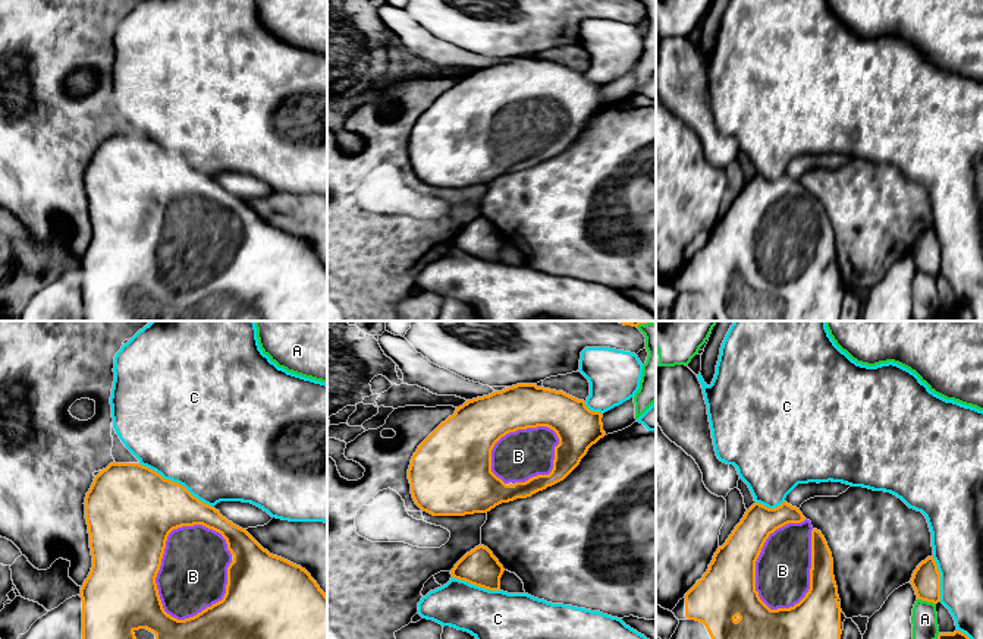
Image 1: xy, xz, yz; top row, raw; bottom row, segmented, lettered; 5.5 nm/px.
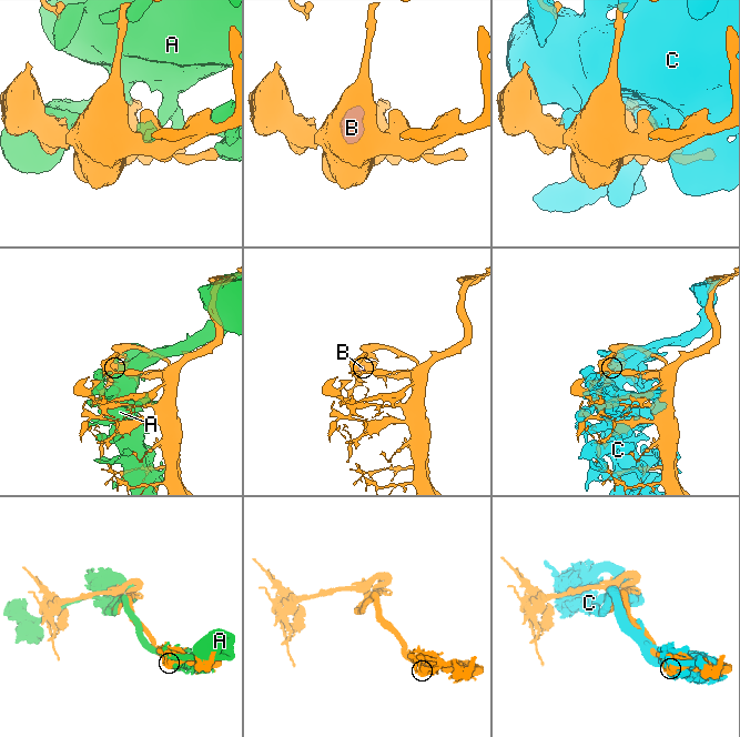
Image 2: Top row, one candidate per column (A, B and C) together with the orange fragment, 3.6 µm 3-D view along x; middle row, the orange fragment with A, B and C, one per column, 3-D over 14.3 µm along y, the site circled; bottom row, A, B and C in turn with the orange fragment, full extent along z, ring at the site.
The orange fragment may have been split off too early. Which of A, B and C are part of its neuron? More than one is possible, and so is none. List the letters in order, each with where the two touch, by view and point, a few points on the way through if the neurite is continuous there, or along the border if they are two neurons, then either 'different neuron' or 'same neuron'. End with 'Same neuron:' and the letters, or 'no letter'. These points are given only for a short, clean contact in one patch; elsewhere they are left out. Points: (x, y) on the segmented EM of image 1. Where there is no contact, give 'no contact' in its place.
A: meets orange in yz at (926, 600); different neuron
B: meets orange in xy at (160, 563); same neuron
C: meets orange in xy at (176, 482); different neuron
Same neuron: B

